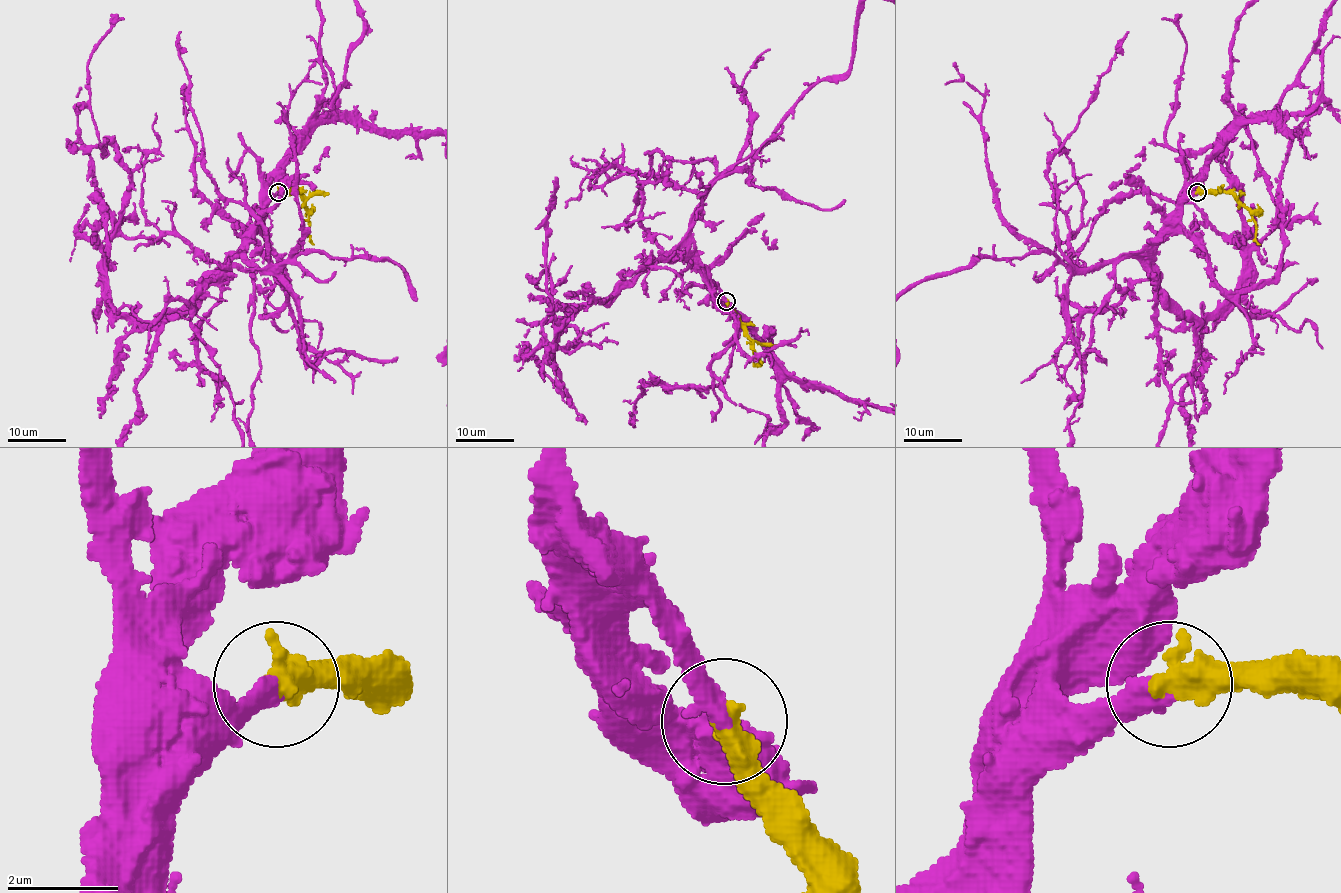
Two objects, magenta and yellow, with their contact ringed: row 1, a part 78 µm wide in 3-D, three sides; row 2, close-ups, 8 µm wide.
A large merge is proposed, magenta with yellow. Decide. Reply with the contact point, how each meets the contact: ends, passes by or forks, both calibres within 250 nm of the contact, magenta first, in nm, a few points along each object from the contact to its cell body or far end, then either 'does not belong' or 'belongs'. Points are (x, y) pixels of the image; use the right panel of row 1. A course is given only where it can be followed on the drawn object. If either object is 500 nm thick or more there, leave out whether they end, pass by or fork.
(1197, 192) | 400/550 nm | magenta via (1197, 193), (1153, 263), (1197, 323), (1235, 291), (1242, 193), (1217, 143), (1167, 144), (1186, 46), (1162, 19) | yellow via (1197, 193), (1230, 193), (1249, 212), (1260, 244) | belongs

